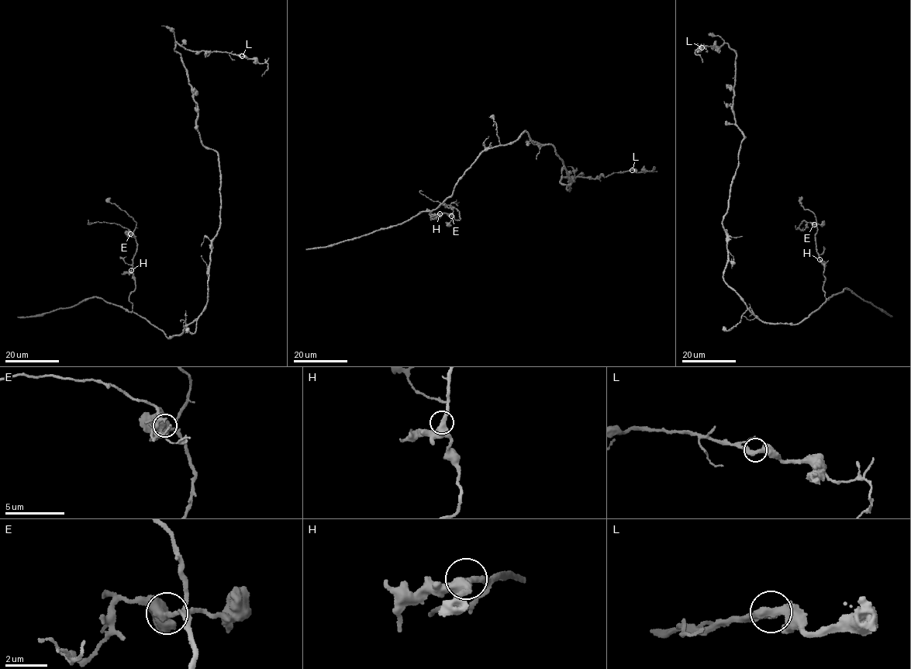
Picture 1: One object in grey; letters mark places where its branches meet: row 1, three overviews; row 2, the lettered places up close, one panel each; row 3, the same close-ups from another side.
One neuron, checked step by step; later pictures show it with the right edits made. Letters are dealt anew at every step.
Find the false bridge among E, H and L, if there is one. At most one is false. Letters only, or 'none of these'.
none of these

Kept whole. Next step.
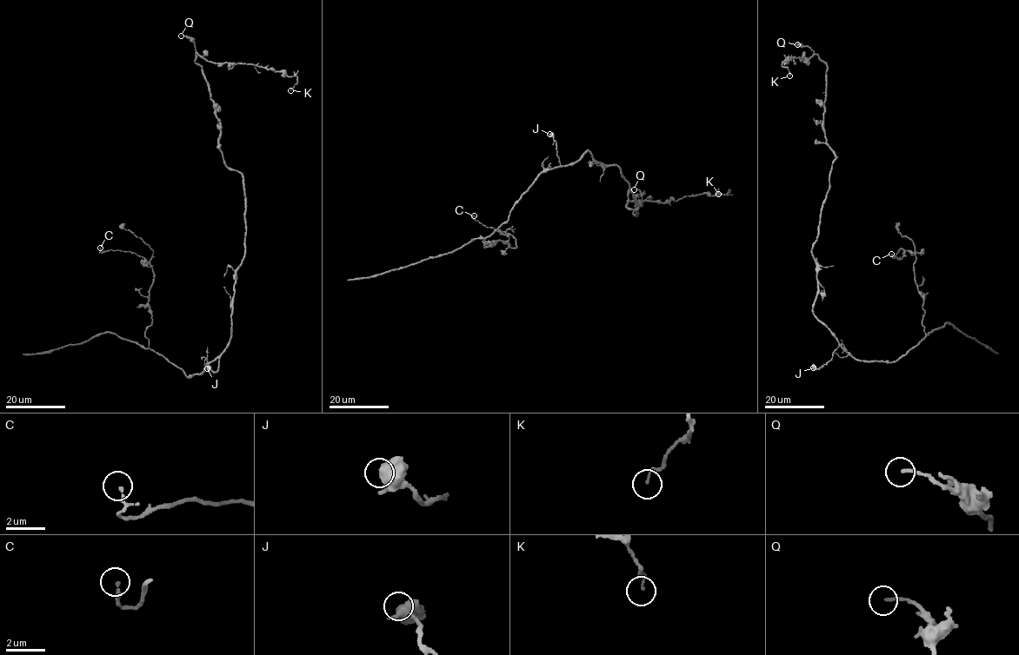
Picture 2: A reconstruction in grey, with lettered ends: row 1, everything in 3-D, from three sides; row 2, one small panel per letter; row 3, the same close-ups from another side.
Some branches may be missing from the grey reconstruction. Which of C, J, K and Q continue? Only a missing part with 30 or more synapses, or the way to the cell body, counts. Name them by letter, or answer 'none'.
none

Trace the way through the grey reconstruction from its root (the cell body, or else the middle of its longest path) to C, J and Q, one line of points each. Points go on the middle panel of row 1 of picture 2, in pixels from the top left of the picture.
C: (609, 166), (587, 150), (568, 165), (539, 175), (506, 221), (479, 237), (509, 248), (508, 236), (474, 215)
J: (609, 166), (593, 159), (588, 150), (579, 159), (561, 165), (556, 142), (549, 134)
Q: (609, 166), (629, 181), (639, 205), (626, 206), (637, 204), (636, 215), (642, 193), (634, 189)

